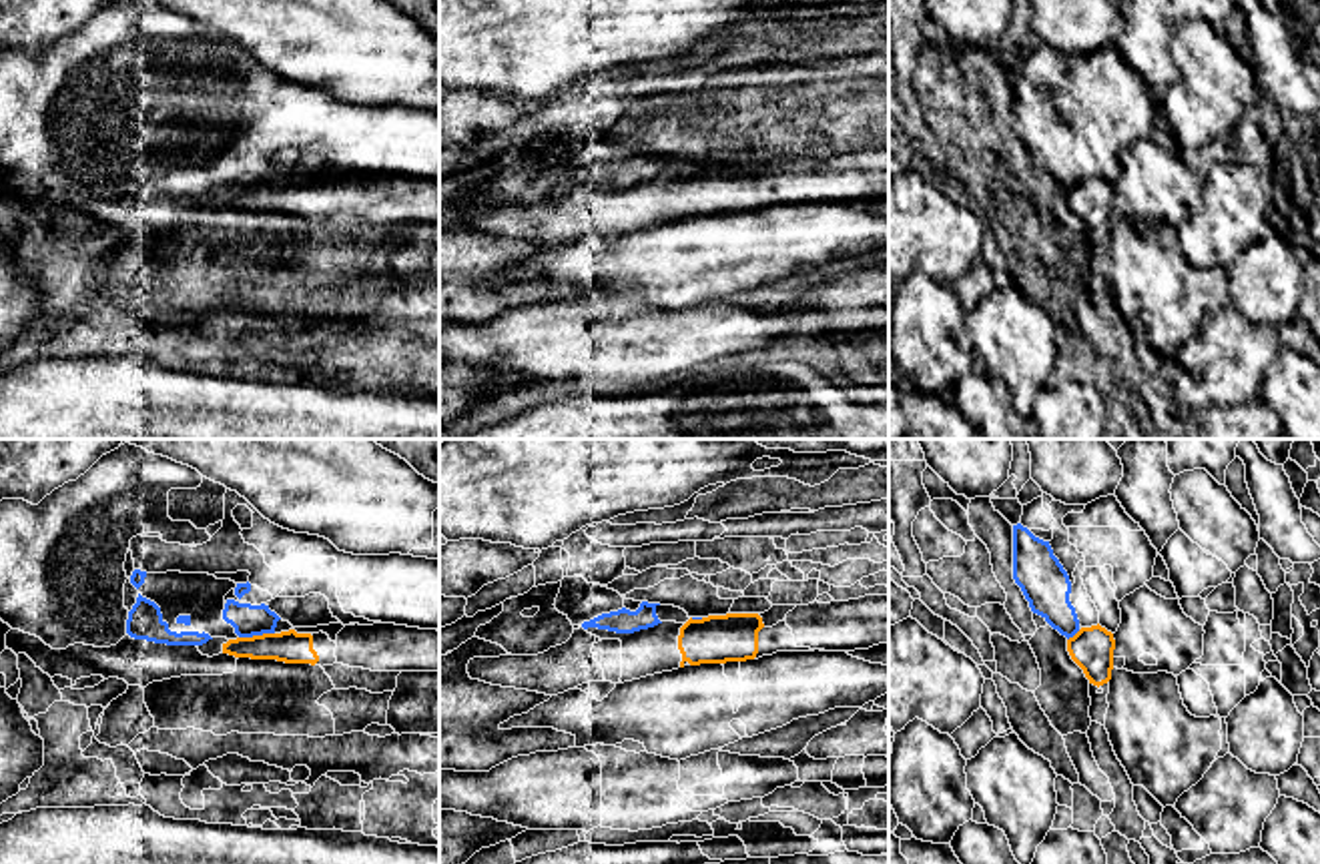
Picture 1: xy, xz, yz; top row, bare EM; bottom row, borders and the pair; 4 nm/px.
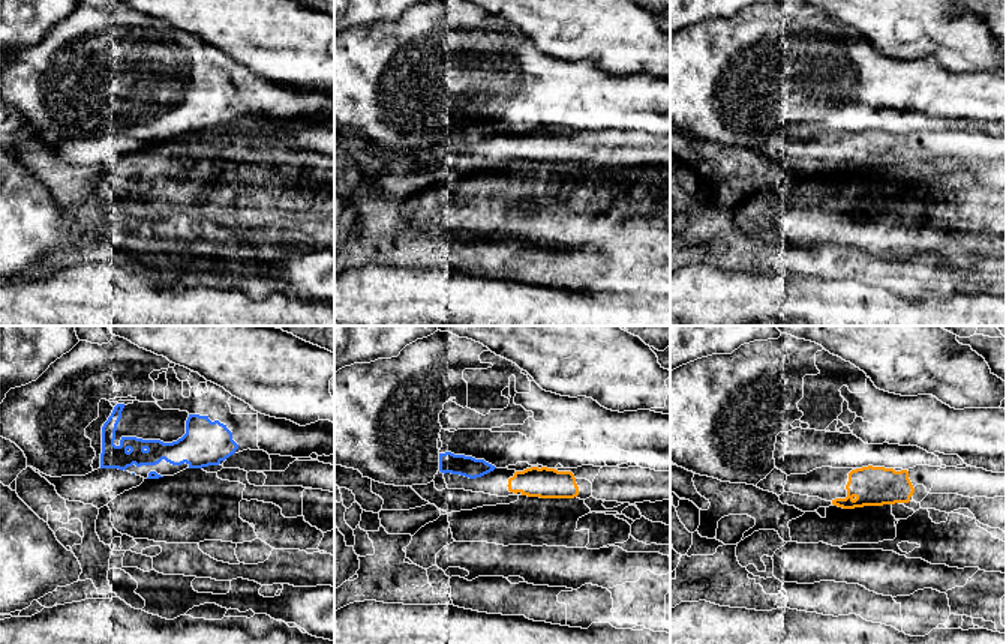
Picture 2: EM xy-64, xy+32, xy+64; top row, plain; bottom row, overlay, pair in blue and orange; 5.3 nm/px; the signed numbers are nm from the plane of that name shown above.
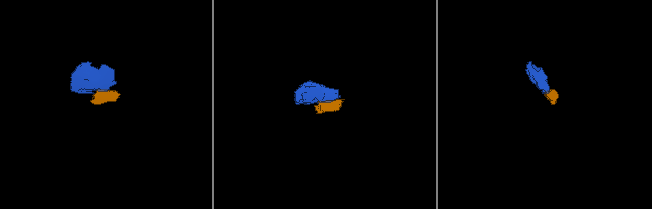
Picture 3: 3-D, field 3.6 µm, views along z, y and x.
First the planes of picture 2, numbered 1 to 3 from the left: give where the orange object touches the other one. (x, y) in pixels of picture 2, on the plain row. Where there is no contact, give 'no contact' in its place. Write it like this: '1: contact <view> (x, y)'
1: no contact
2: no contact
3: no contact

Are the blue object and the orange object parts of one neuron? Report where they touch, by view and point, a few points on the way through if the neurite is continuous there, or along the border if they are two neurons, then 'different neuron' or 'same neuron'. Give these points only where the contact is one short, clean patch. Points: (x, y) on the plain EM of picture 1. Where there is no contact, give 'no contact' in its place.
contact xy (255, 185); border xy (273, 183), (239, 189); different neuron

